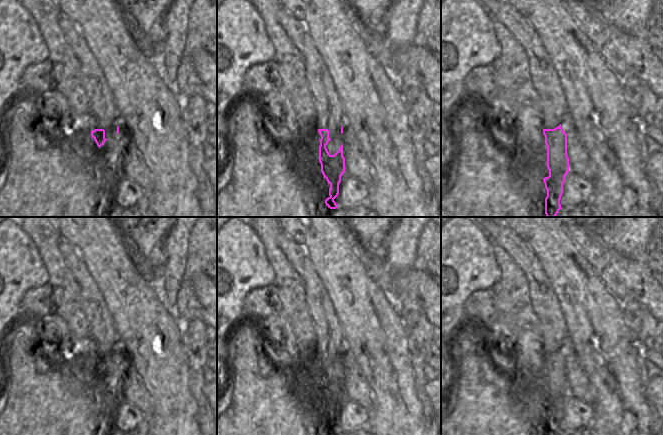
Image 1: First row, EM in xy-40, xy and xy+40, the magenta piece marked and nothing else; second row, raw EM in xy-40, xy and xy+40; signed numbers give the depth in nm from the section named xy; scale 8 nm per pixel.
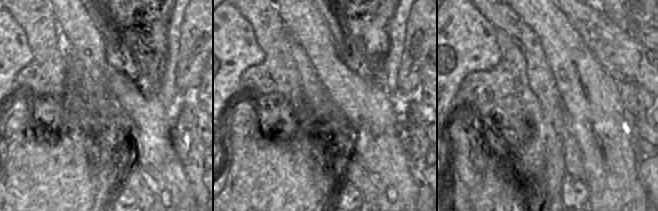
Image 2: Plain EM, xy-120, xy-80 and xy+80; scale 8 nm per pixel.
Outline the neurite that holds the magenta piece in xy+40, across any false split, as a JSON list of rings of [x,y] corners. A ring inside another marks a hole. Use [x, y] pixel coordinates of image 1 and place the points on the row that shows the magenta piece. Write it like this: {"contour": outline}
{"contour": [[[478,0],[491,18],[502,23],[525,50],[529,58],[529,74],[531,82],[541,102],[543,114],[543,134],[547,146],[547,168],[549,176],[543,178],[547,196],[545,198],[545,214],[547,217],[555,217],[561,209],[561,196],[565,176],[569,172],[569,158],[567,156],[567,134],[561,128],[561,121],[567,113],[567,102],[563,88],[559,82],[557,72],[531,23],[514,7],[505,0]]]}

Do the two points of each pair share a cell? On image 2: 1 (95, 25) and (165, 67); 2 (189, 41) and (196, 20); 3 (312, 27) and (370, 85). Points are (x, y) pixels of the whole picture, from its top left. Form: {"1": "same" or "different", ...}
{"1": "different", "2": "same", "3": "same"}

